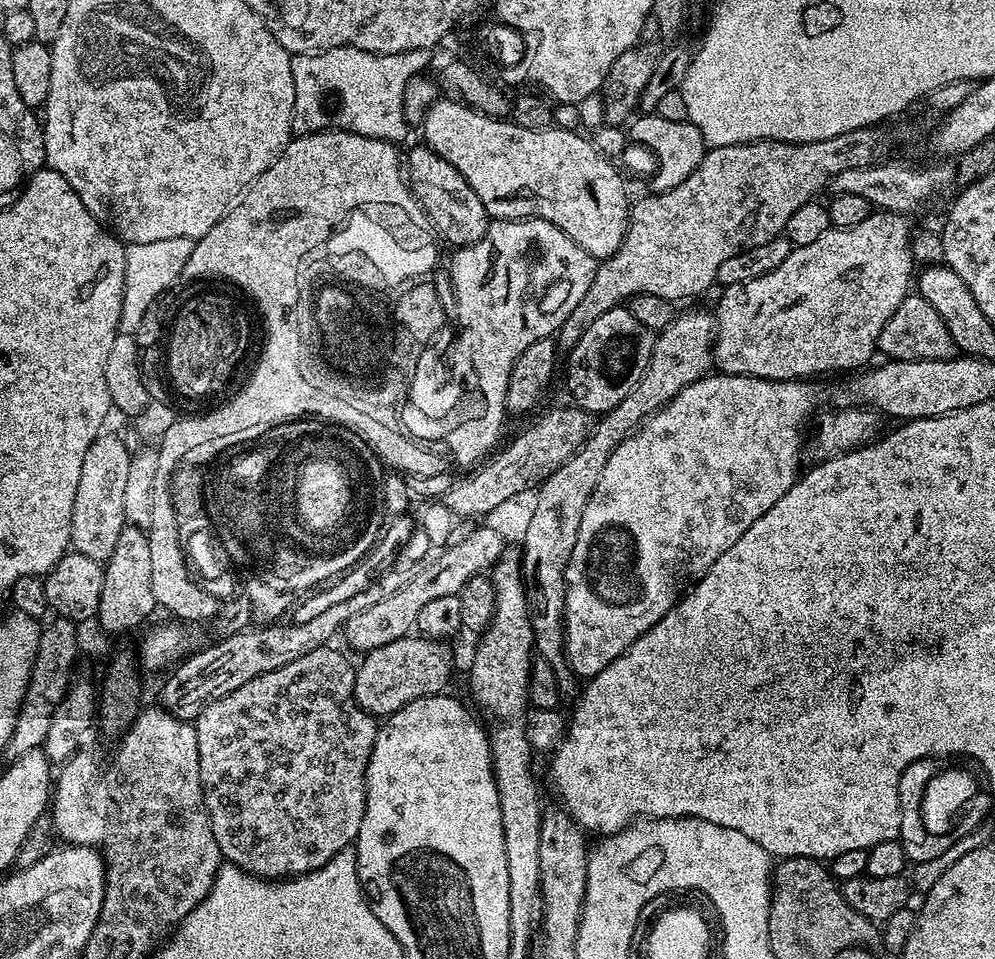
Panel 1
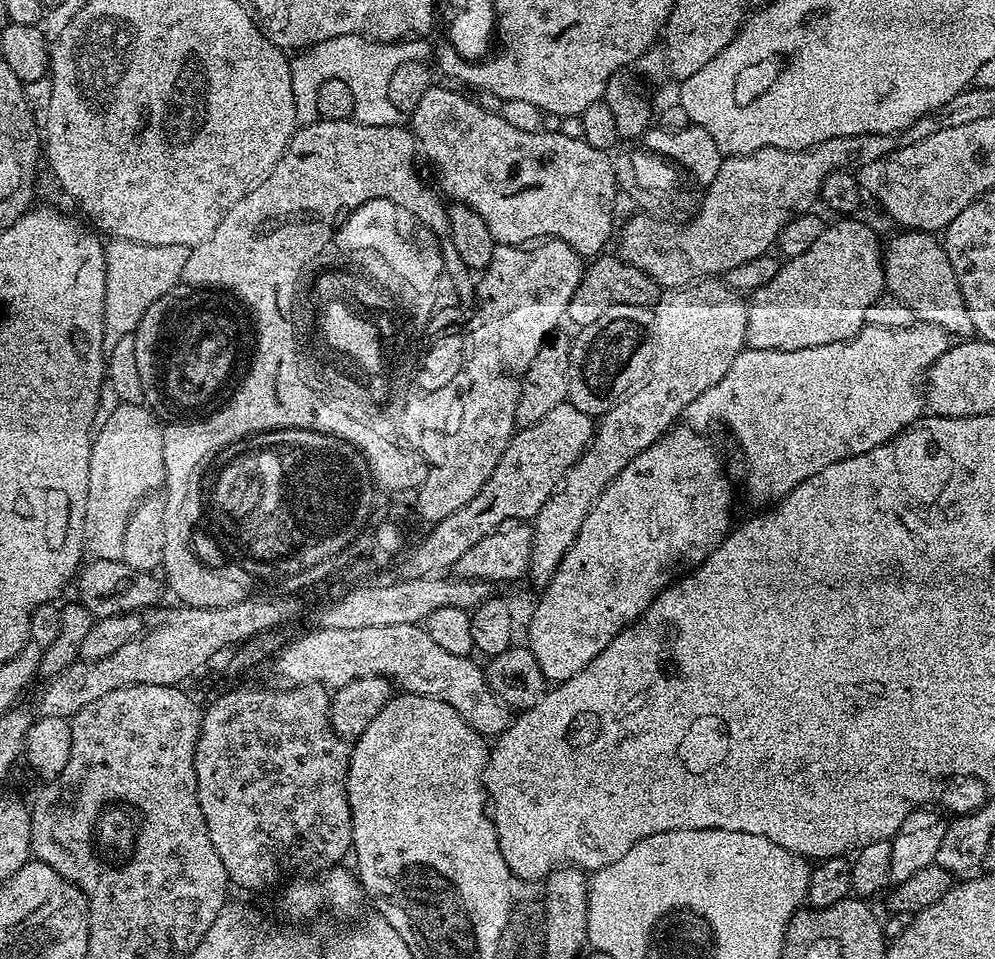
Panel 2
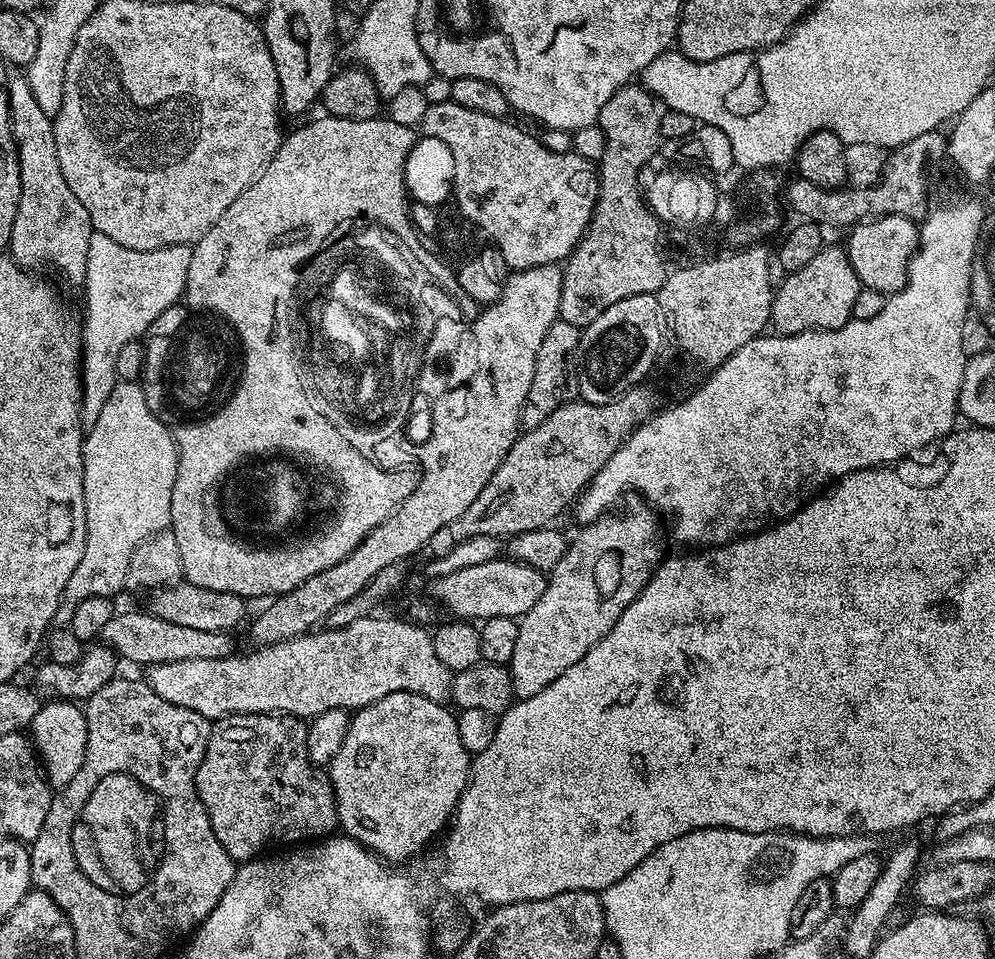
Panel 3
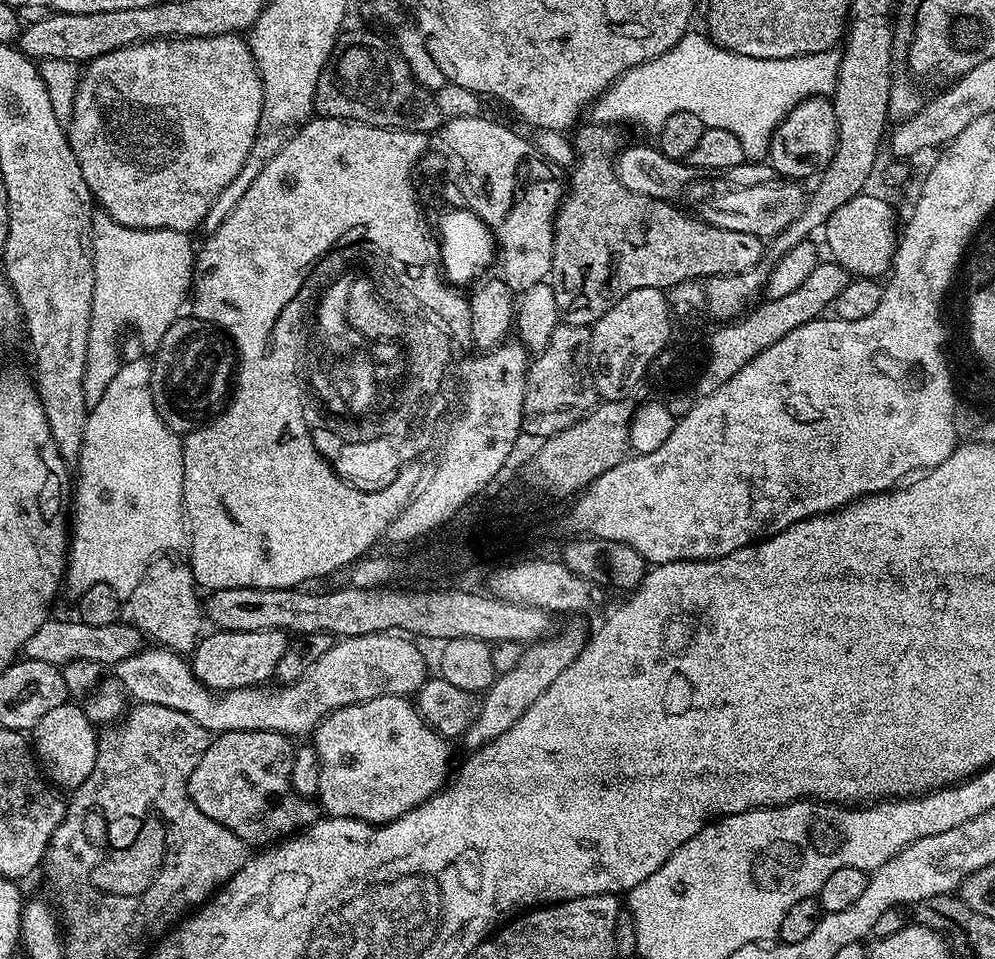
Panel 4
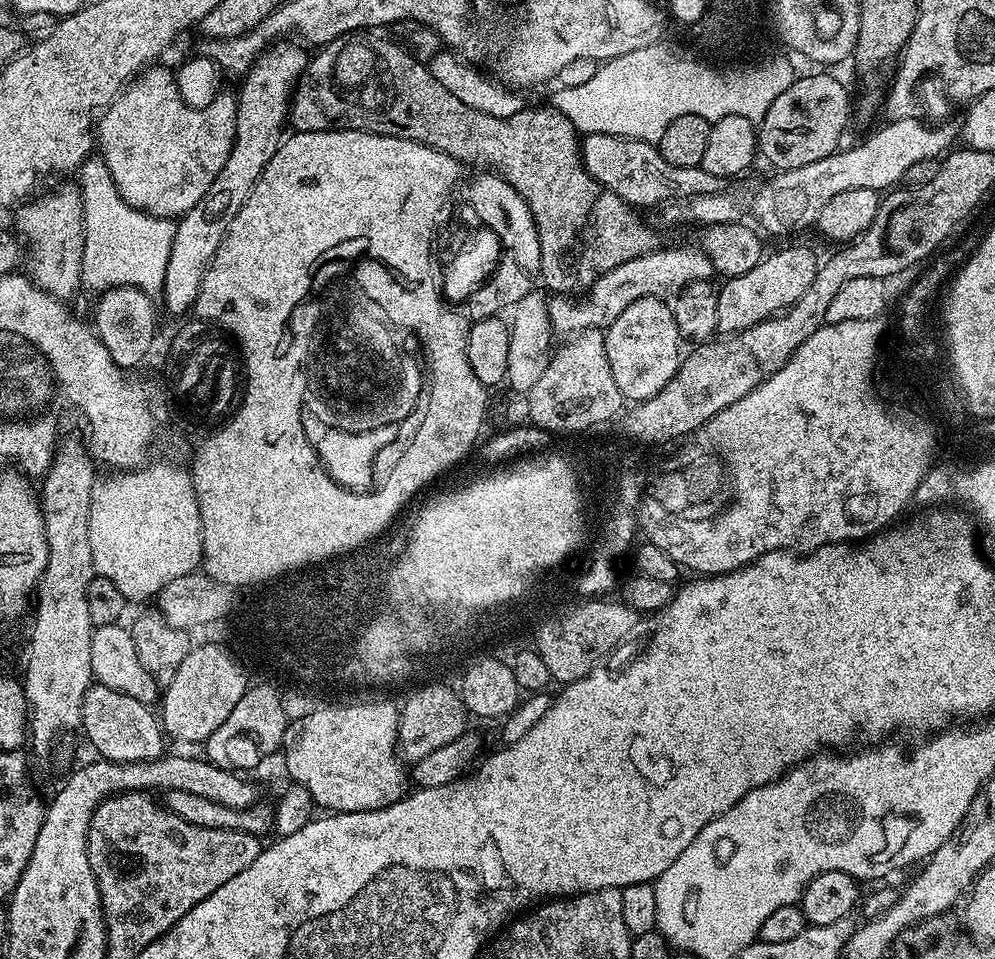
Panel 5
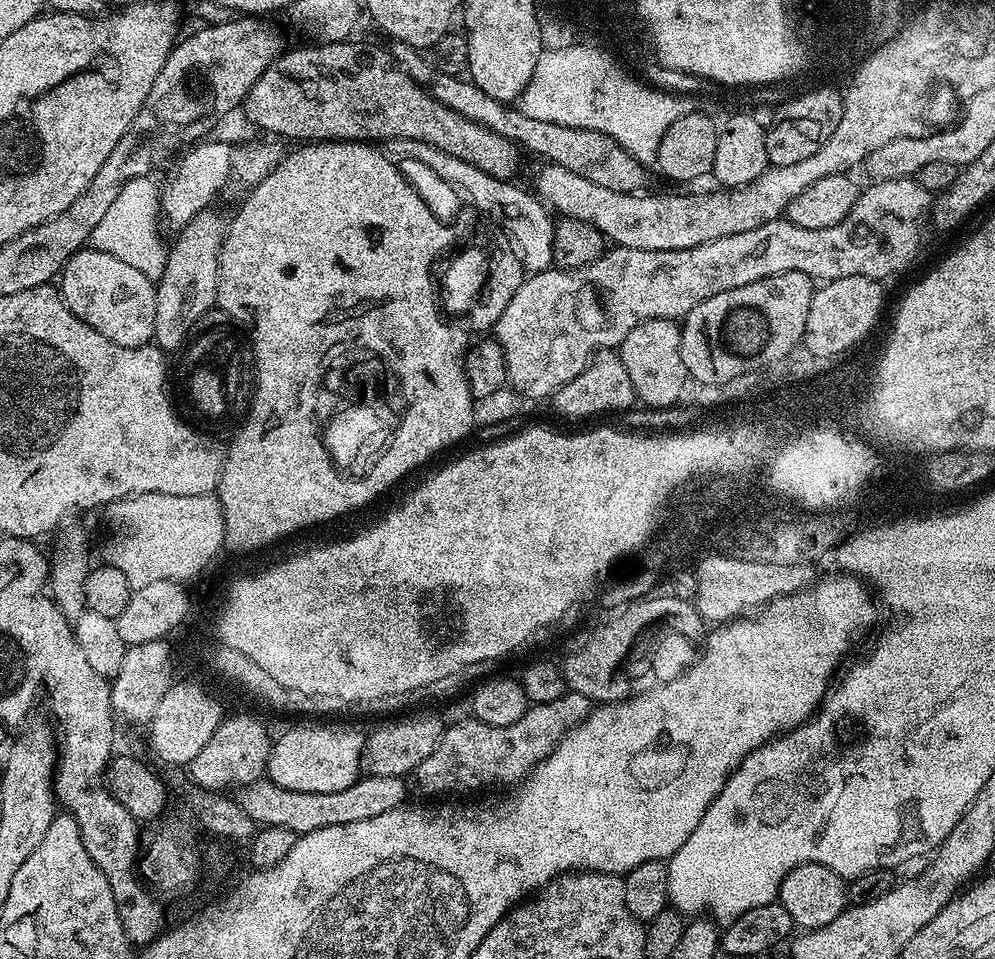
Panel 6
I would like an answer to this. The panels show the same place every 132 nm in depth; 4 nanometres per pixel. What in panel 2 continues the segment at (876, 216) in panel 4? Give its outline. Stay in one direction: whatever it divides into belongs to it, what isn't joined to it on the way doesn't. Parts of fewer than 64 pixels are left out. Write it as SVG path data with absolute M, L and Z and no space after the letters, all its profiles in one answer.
M900 230L897 233L882 252L887 291L895 299L910 306L917 321L940 328L952 338L975 337L974 322L970 322L970 310L966 310L966 302L962 298L962 290L954 274L954 266L950 266L950 258L943 243L927 232Z

